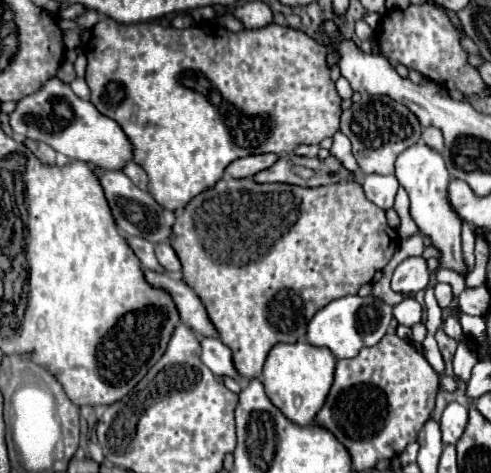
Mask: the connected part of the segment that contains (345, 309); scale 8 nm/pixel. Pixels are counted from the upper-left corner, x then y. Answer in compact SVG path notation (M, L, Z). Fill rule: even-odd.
M348 295L328 303L320 309L306 329L306 339L314 347L328 347L336 359L352 359L360 353L362 347L376 345L384 335L392 319L392 307L384 305L374 297Z

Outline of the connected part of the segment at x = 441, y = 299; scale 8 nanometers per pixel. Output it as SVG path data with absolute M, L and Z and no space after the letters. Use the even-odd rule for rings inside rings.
M436 283L434 289L436 289L436 301L438 301L438 305L442 309L448 307L450 301L452 301L452 287L448 283Z

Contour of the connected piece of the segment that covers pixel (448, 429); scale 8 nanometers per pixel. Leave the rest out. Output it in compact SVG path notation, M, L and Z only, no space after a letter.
M450 403L440 419L440 431L442 431L442 443L456 443L462 437L462 431L468 421L468 407L460 403Z

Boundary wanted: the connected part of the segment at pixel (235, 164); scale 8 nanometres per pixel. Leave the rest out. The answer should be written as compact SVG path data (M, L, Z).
M264 153L264 155L250 155L244 159L236 159L226 167L226 173L240 179L240 177L252 177L262 169L268 169L274 161L278 159L278 155L274 153Z

